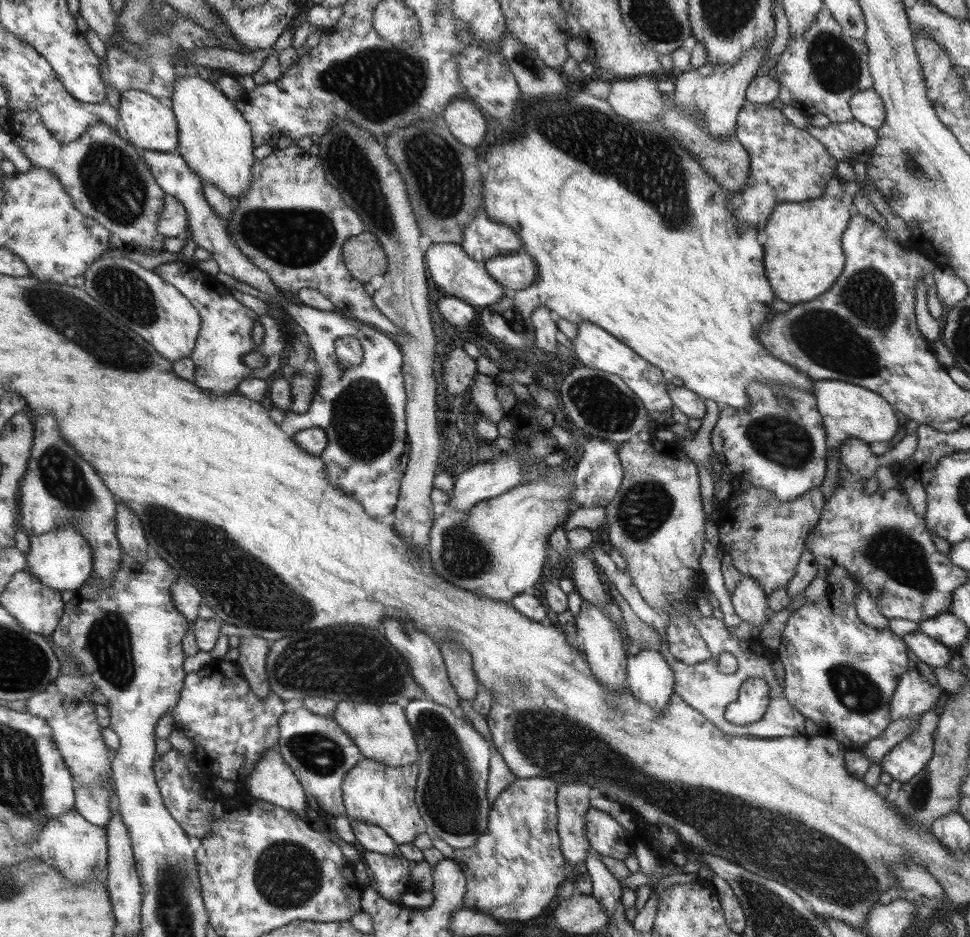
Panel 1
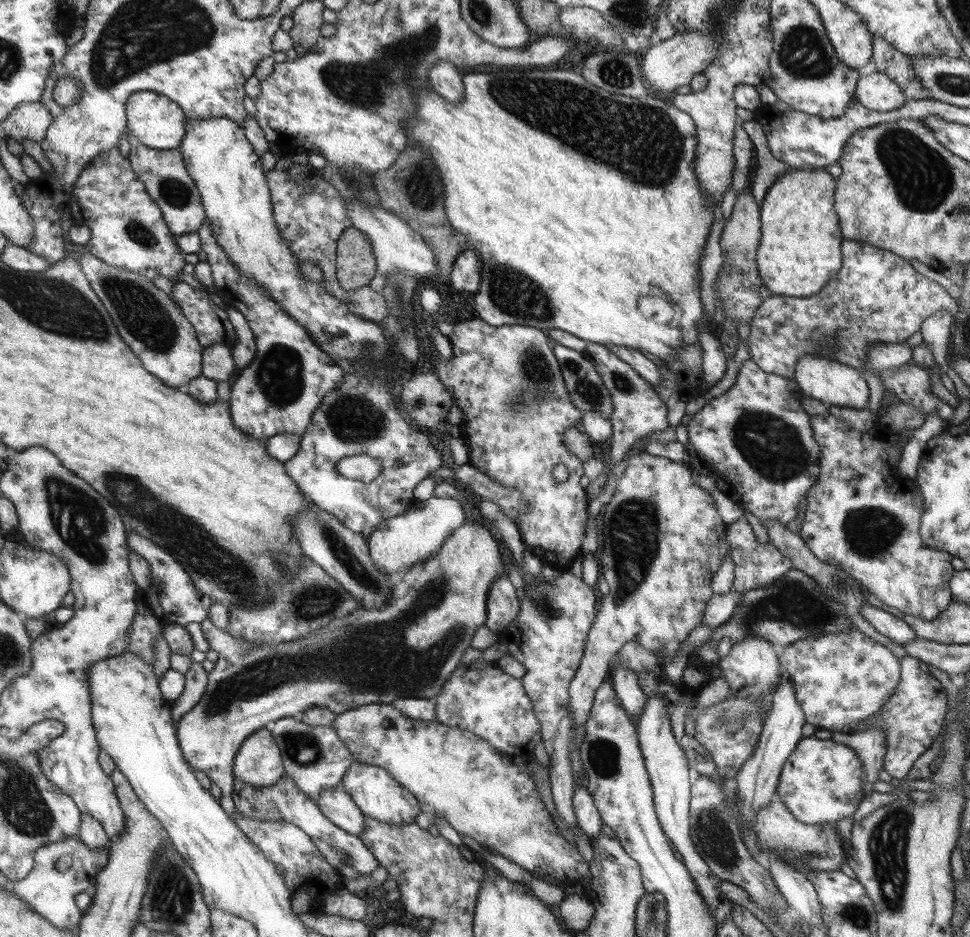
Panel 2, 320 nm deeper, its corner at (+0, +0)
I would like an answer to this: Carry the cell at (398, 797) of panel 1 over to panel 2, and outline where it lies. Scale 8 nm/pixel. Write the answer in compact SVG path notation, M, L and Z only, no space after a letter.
M357 761L352 763L351 769L343 777L342 786L364 815L385 823L395 825L414 823L418 814L423 810L418 798L412 794L411 790L404 788L386 769L379 768L378 765Z

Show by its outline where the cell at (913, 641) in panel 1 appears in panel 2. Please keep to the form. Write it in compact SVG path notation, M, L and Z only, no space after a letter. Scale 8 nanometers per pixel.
M862 605L859 608L859 614L864 617L866 622L872 624L880 634L888 636L890 640L896 643L904 644L916 638L915 632L904 619L873 605Z

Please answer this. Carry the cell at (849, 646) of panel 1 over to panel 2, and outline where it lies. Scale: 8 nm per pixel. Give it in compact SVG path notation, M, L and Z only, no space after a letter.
M856 627L843 632L829 632L820 636L809 636L779 650L782 670L789 674L795 688L795 697L804 711L805 719L814 727L834 732L854 734L854 728L892 696L900 682L900 659L888 647L878 643Z

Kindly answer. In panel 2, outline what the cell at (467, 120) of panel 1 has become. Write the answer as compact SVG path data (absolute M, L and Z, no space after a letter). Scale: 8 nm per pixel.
M436 61L429 70L428 80L432 89L446 100L457 103L463 99L463 75L460 74L460 69L451 62Z

